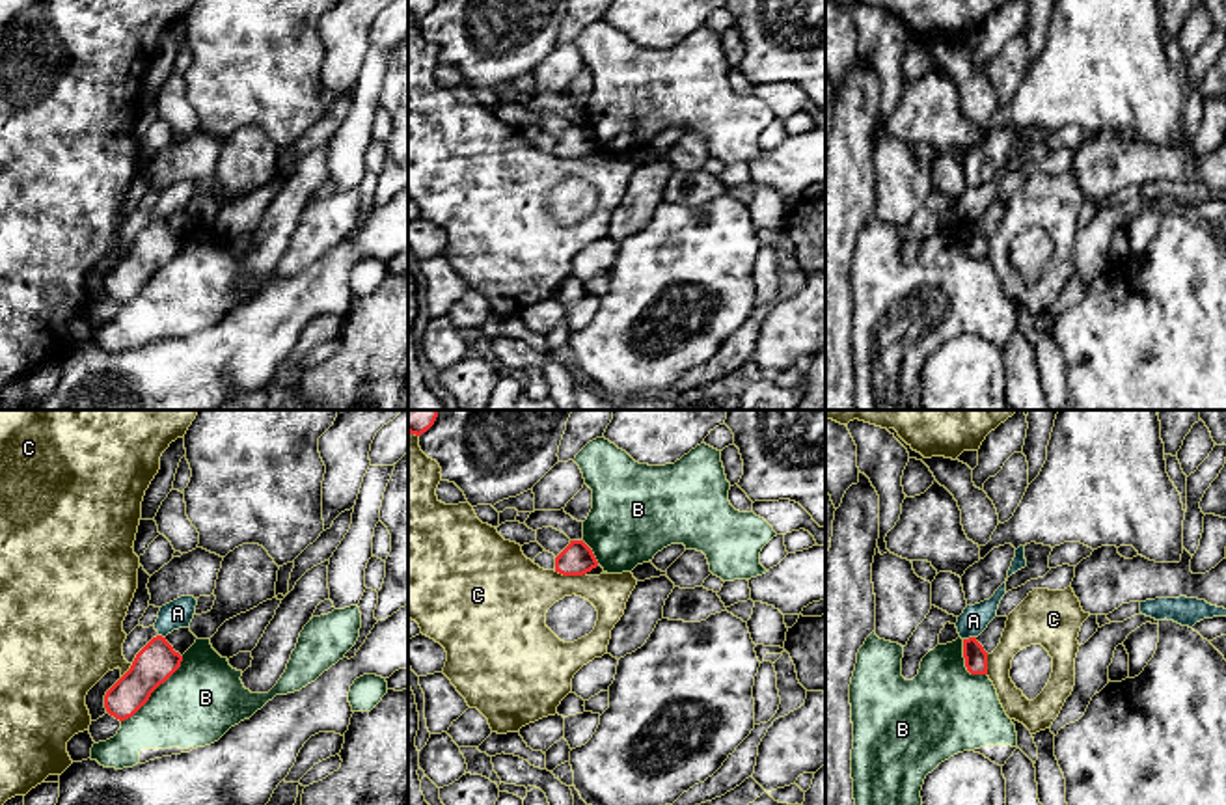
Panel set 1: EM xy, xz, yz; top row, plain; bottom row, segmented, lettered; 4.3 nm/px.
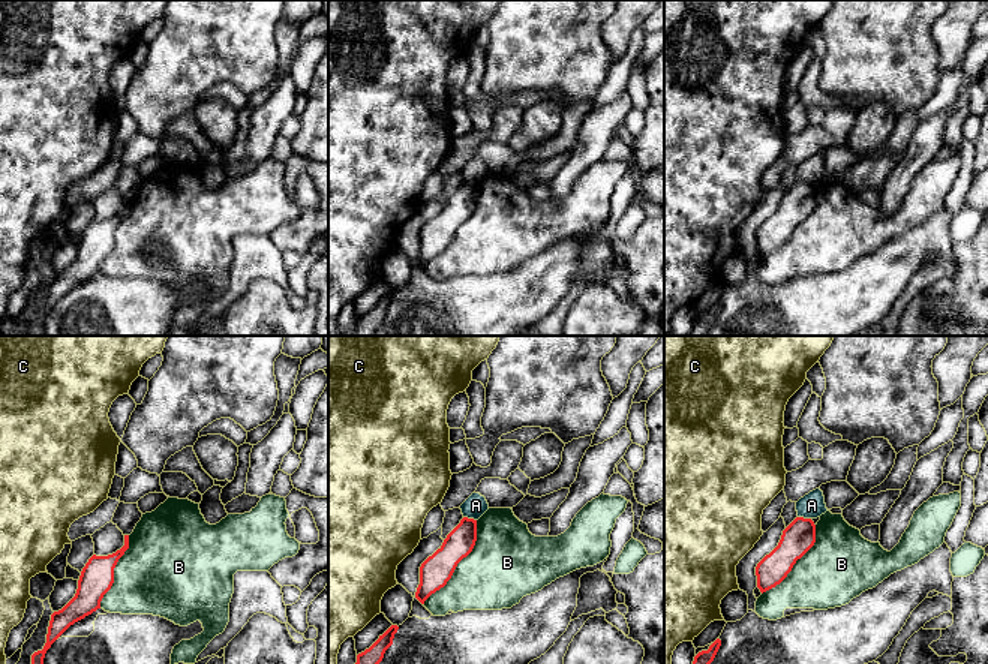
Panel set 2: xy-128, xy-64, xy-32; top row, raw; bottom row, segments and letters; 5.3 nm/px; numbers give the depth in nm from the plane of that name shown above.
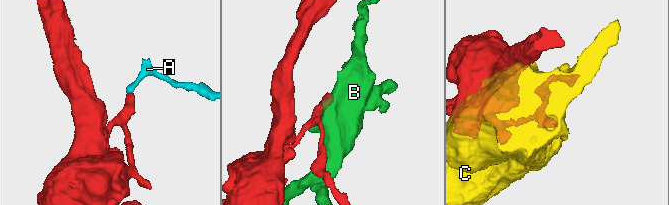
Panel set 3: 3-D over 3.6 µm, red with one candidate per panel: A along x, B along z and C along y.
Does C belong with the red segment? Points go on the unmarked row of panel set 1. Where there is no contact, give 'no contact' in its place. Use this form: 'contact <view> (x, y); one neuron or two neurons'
contact xz (571, 157); two neurons

